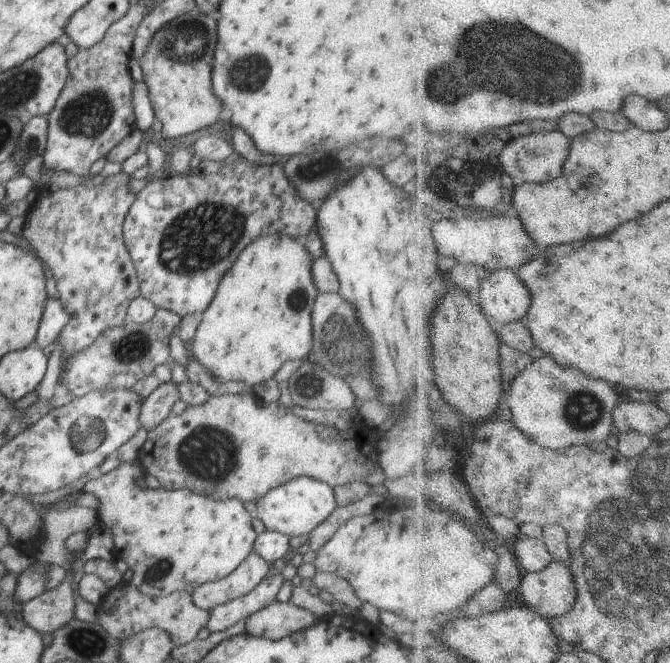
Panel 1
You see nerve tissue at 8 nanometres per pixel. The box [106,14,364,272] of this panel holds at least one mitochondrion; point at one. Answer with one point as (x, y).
(184, 42)

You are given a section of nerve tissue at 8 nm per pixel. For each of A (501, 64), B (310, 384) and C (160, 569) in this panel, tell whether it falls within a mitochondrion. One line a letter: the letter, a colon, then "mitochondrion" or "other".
A: mitochondrion
B: mitochondrion
C: mitochondrion

